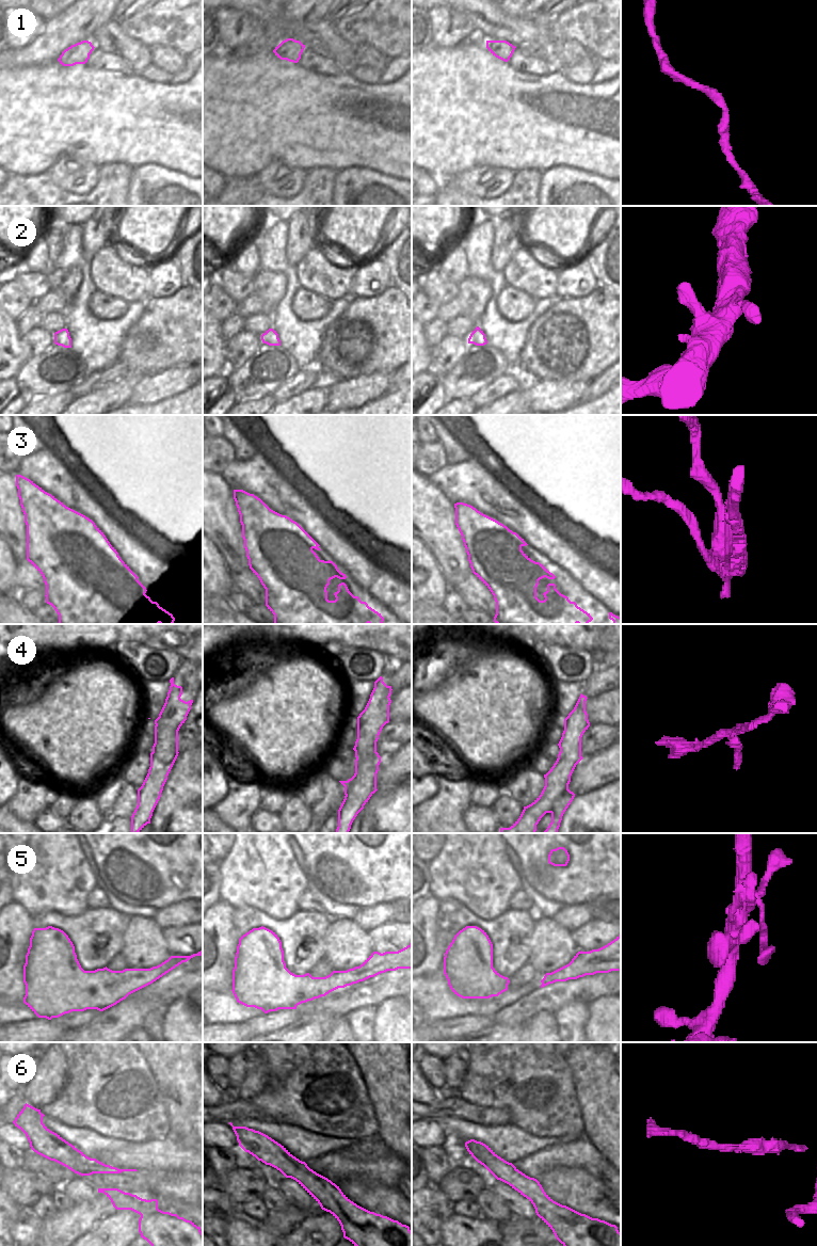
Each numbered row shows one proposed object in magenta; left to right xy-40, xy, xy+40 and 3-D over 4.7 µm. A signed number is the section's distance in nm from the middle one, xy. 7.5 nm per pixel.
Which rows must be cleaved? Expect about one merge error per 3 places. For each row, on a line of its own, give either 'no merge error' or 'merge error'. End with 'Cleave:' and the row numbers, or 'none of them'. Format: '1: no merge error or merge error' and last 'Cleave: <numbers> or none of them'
1: merge error
2: no merge error
3: merge error
4: merge error
5: no merge error
6: no merge error
Cleave: 1, 3, 4

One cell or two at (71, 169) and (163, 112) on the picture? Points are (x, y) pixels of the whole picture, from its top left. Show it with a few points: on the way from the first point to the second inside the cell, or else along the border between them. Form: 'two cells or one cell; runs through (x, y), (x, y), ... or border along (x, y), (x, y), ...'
two cells; border along (60, 157), (73, 156), (99, 166)

